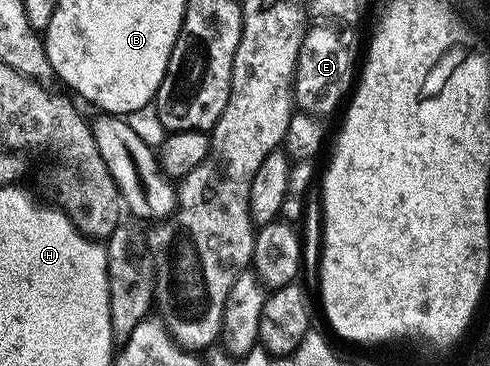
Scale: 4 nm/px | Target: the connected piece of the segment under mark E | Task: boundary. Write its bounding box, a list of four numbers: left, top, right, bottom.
[294,27,354,118]

